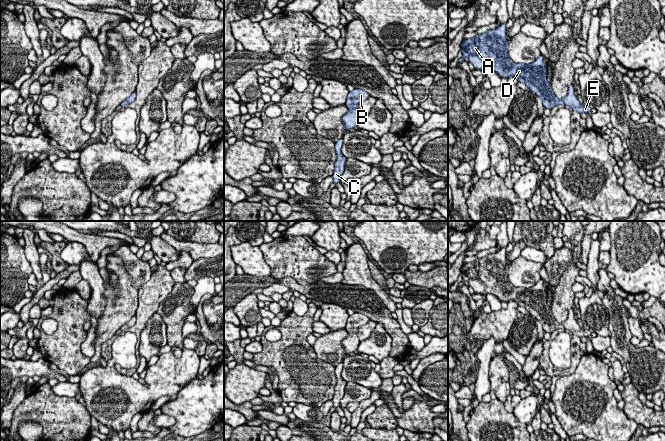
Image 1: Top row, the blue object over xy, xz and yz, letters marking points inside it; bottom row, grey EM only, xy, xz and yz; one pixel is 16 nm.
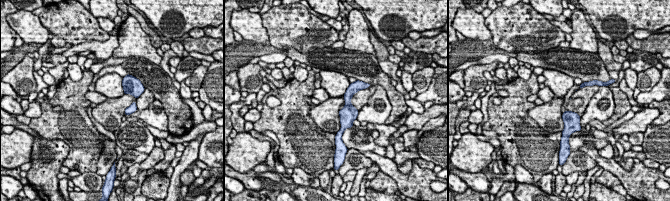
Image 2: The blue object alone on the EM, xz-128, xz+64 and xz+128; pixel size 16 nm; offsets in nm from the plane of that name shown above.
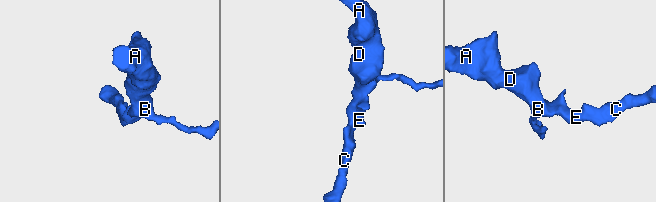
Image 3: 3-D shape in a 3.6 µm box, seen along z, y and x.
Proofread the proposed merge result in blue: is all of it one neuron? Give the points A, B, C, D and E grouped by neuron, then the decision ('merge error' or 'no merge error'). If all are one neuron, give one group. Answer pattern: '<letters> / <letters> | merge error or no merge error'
A B C D E | no merge error

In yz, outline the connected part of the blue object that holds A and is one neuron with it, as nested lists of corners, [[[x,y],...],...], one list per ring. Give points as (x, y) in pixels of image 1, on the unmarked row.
[[[501,248],[498,252],[472,263],[465,263],[461,267],[461,274],[463,280],[458,286],[462,287],[465,282],[468,282],[474,291],[484,297],[493,294],[504,302],[515,301],[542,324],[544,332],[553,333],[564,329],[579,338],[590,337],[592,334],[591,331],[579,326],[573,308],[569,310],[568,317],[562,324],[556,321],[547,304],[547,291],[543,280],[539,280],[529,289],[514,287],[508,278],[506,248]]]

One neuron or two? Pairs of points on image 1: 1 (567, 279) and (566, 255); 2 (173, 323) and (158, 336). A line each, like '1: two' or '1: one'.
1: two
2: two

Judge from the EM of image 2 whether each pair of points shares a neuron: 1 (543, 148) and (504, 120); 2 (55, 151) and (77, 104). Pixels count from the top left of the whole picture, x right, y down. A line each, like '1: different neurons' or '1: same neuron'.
1: same neuron
2: different neurons

